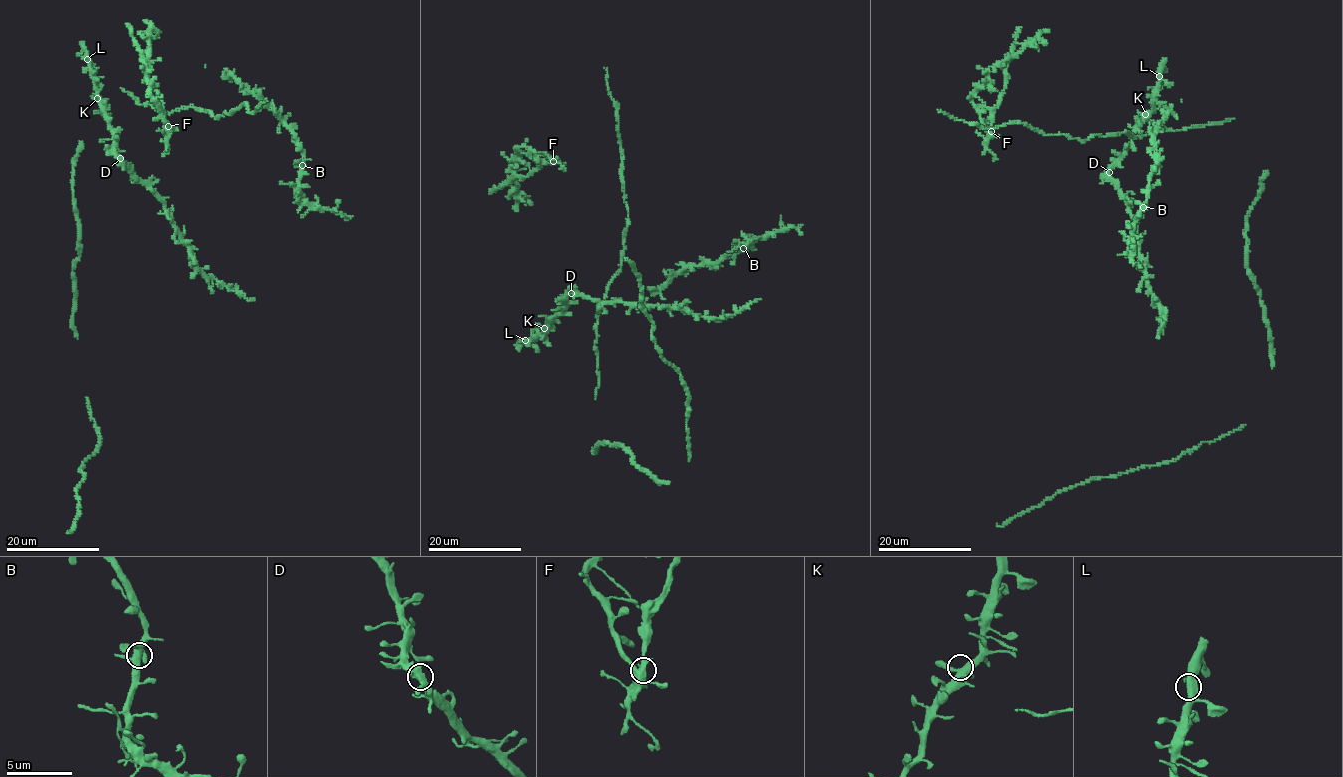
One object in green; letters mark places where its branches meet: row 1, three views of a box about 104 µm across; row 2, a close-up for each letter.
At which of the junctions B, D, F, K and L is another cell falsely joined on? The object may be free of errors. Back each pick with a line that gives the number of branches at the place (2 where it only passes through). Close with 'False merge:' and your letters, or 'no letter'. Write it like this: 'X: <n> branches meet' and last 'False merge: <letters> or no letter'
F: 4 branches meet
False merge: F

